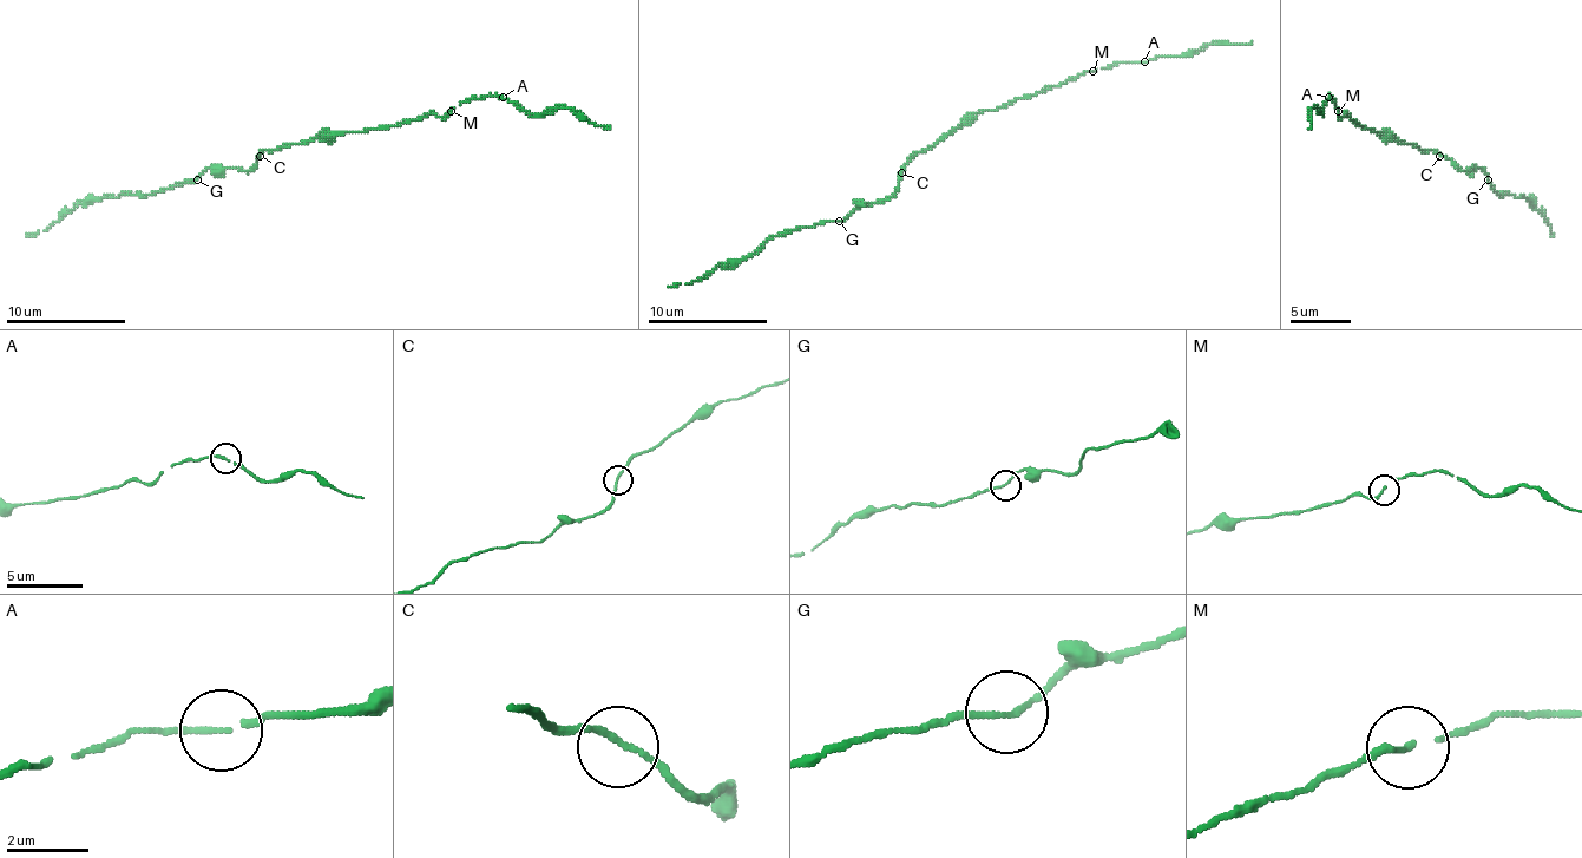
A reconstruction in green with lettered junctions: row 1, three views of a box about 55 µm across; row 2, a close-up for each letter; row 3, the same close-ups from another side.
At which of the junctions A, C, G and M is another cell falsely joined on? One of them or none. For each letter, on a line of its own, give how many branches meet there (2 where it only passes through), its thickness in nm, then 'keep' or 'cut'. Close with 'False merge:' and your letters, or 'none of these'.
A: 2 | 140 nm | keep
C: 2 | 140 nm | keep
G: 2 | 140 nm | keep
M: 2 | 140 nm | keep
False merge: none of these

